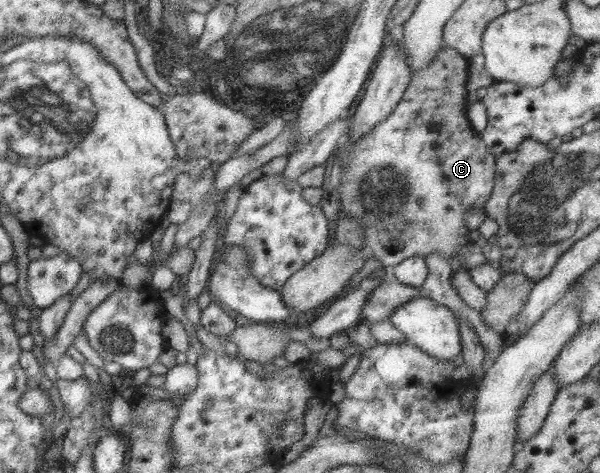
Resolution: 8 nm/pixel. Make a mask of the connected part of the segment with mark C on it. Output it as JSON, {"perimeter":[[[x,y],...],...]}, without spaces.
{"perimeter":[[[443,43],[436,57],[429,65],[421,67],[416,73],[412,73],[402,98],[400,98],[400,101],[396,104],[392,113],[389,113],[384,121],[375,125],[373,130],[364,137],[359,137],[359,139],[350,142],[345,140],[345,143],[339,145],[332,153],[332,157],[329,160],[332,166],[332,180],[337,186],[336,191],[338,192],[339,201],[343,207],[342,209],[347,216],[356,220],[365,229],[365,248],[367,254],[374,256],[381,268],[388,265],[395,266],[406,258],[414,256],[424,257],[430,252],[440,252],[450,260],[450,265],[453,270],[468,271],[466,267],[461,265],[461,261],[459,261],[459,257],[457,257],[459,247],[462,244],[469,243],[466,241],[464,235],[470,231],[465,228],[463,217],[470,210],[478,208],[484,209],[483,203],[488,199],[494,185],[493,171],[495,170],[496,157],[488,153],[486,146],[482,143],[481,137],[478,136],[478,133],[474,132],[466,117],[467,110],[465,101],[467,79],[467,58],[462,57],[455,48]]]}

